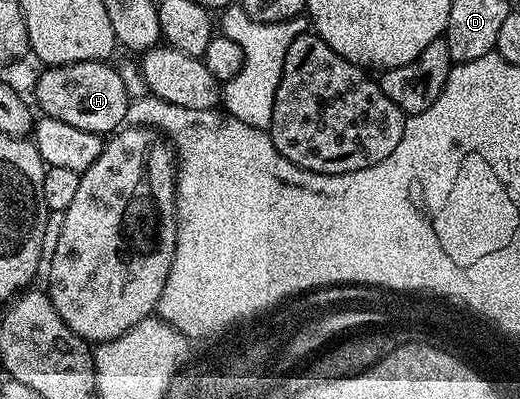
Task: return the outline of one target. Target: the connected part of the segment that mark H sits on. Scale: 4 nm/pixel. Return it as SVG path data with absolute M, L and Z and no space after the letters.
M108 61L76 62L42 69L37 78L37 102L47 118L63 120L71 128L83 128L102 136L112 135L126 125L131 97L121 79L121 71Z

